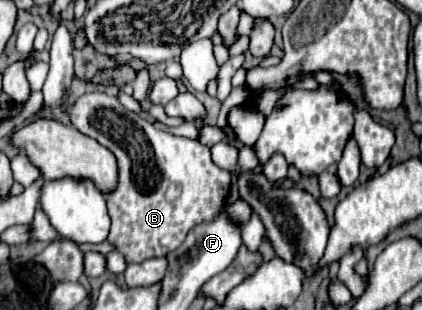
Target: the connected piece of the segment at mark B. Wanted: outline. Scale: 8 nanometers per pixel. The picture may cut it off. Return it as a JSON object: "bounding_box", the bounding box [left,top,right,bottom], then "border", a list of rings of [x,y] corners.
{"bounding_box":[69,93,231,263],"border":[[[89,93],[79,97],[69,111],[69,119],[77,131],[97,139],[101,145],[107,145],[107,149],[113,151],[119,161],[119,185],[111,195],[105,197],[111,215],[109,241],[125,255],[127,263],[141,263],[145,259],[163,257],[175,251],[185,241],[191,227],[199,225],[201,221],[211,221],[225,205],[231,187],[231,173],[211,161],[209,147],[203,143],[157,129],[153,123],[127,111],[117,97],[105,93]]]}

